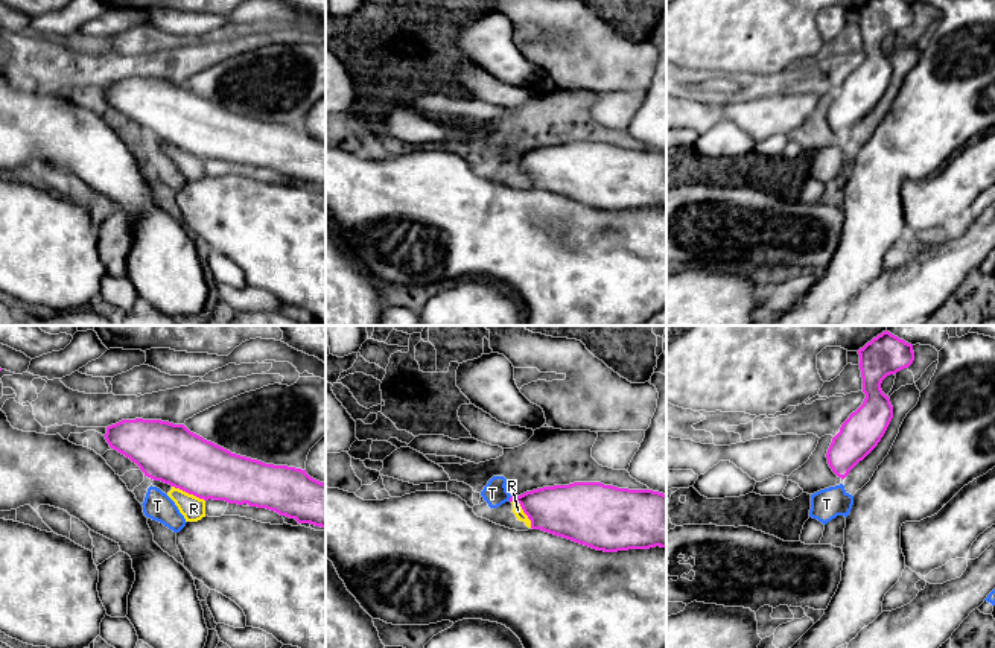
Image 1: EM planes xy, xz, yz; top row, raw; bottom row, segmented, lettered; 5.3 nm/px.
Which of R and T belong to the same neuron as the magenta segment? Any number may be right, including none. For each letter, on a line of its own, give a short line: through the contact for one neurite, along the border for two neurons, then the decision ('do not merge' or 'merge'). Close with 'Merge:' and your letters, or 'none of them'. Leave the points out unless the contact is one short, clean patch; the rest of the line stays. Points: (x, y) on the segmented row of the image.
R: line xy (172, 486), (204, 501); do not merge
T: line xz (511, 496), (508, 499); do not merge
Merge: none of them

